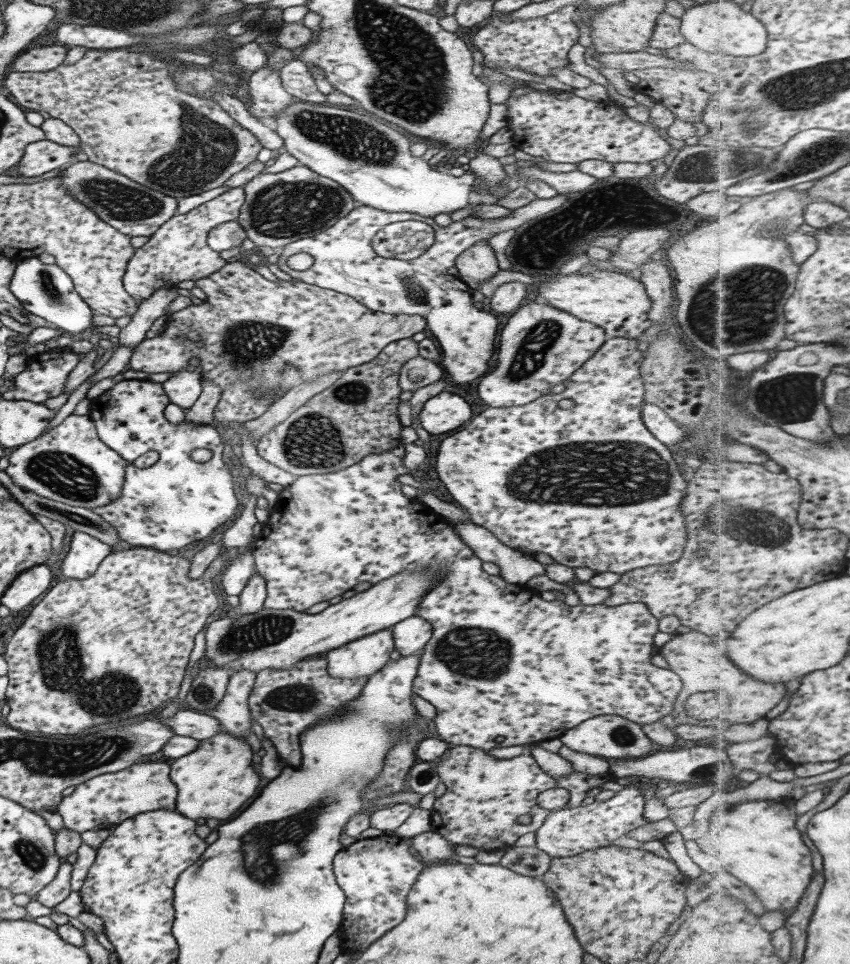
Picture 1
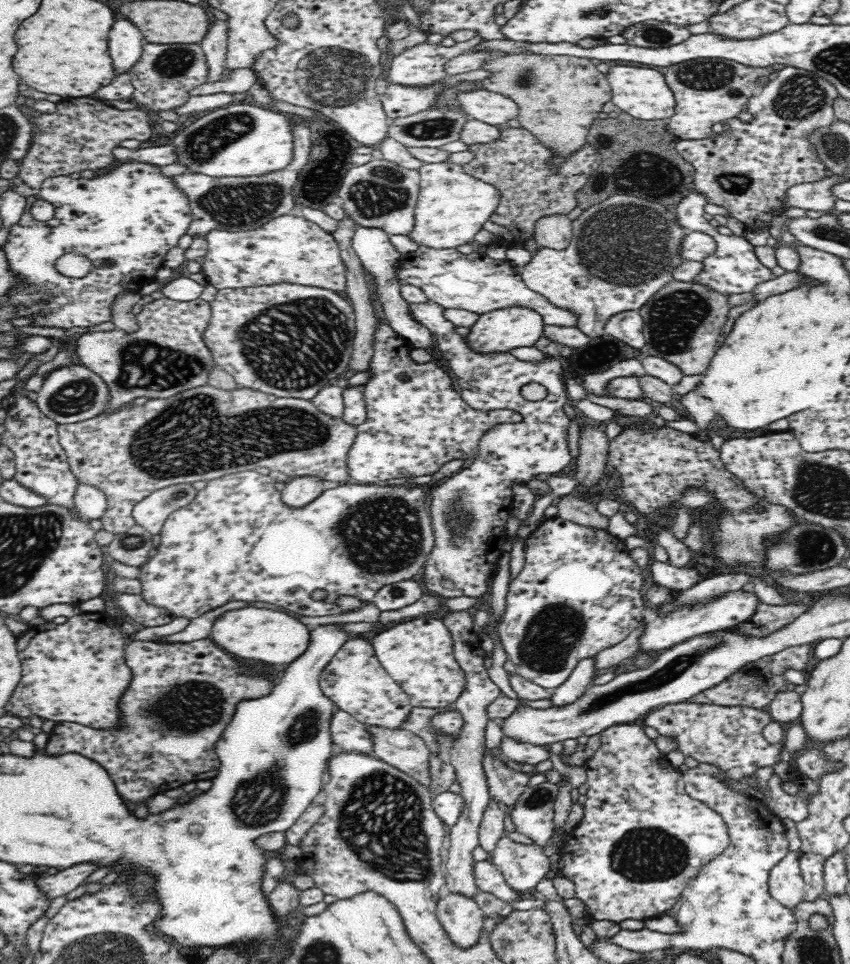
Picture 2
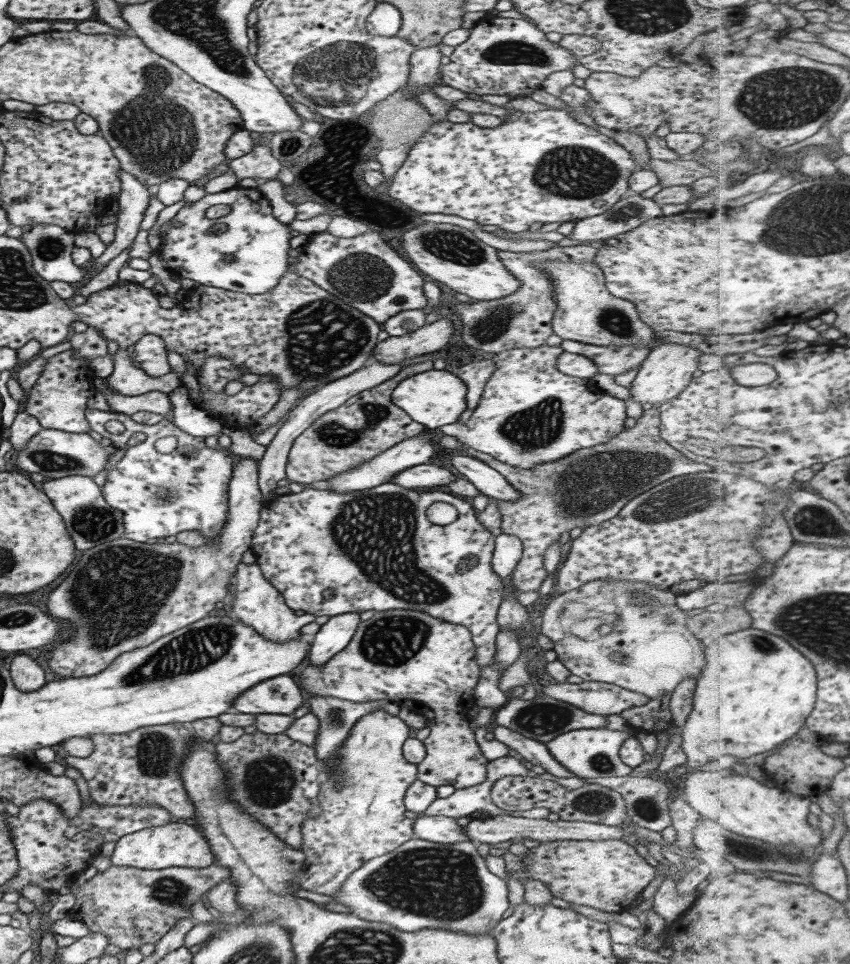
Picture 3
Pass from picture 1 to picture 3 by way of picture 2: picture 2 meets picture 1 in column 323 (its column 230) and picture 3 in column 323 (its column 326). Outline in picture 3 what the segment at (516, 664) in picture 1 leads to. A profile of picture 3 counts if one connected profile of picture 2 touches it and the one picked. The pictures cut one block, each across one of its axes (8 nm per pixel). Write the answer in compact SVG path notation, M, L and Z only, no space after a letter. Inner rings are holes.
M386 482L370 489L359 489L358 491L349 491L346 493L338 493L327 489L317 490L312 487L304 488L298 493L290 492L284 495L275 495L271 500L263 504L262 509L259 511L259 520L256 522L257 526L253 529L253 534L250 538L249 550L254 555L254 562L259 567L263 578L267 582L270 582L271 586L275 587L275 590L279 591L279 594L284 598L284 604L291 611L302 610L304 614L311 614L313 617L335 617L337 614L360 614L368 610L375 612L417 610L433 618L438 618L443 622L450 622L451 624L468 628L471 640L475 645L475 660L479 668L481 668L493 662L495 652L494 640L499 631L498 624L496 623L496 613L498 612L499 605L501 605L503 584L500 578L492 571L490 565L492 550L494 549L494 536L477 521L476 515L477 512L475 512L469 503L452 493L442 491L424 492L423 490L407 489L391 482ZM437 501L447 502L456 508L457 516L451 524L437 526L437 524L431 524L427 520L426 508L432 502ZM469 556L474 556L472 562L468 562L465 559L469 558ZM385 560L387 560L387 564L385 564ZM387 572L389 572L389 576L387 576ZM387 578L389 578L389 582L387 582ZM387 588L389 588L389 592L387 592ZM325 590L333 590L333 596L331 598L323 598L321 594Z

